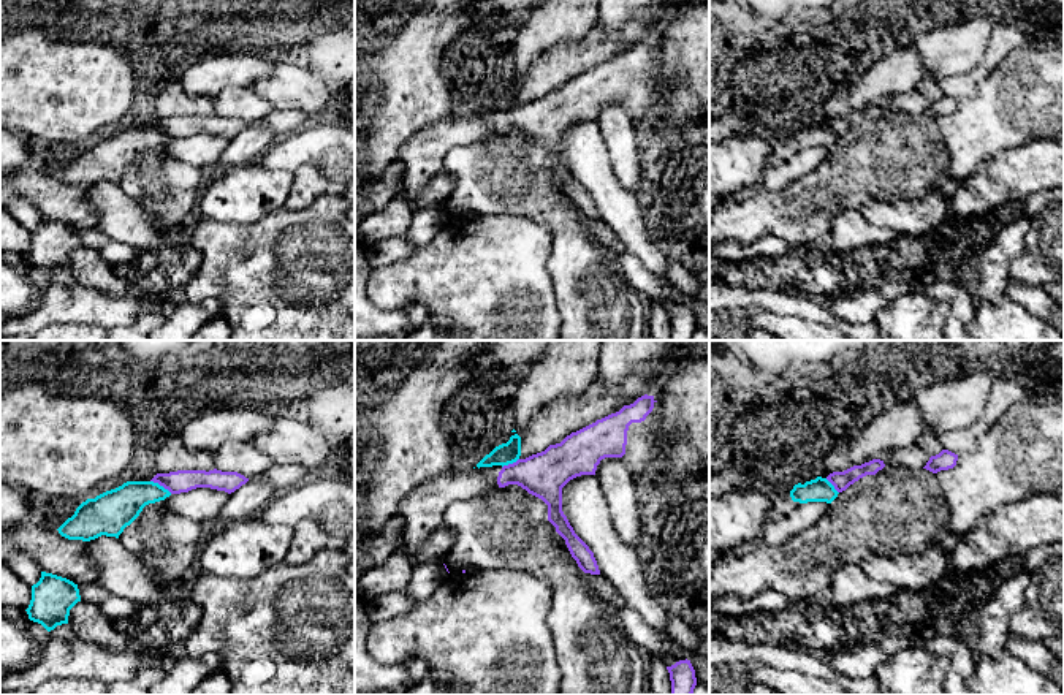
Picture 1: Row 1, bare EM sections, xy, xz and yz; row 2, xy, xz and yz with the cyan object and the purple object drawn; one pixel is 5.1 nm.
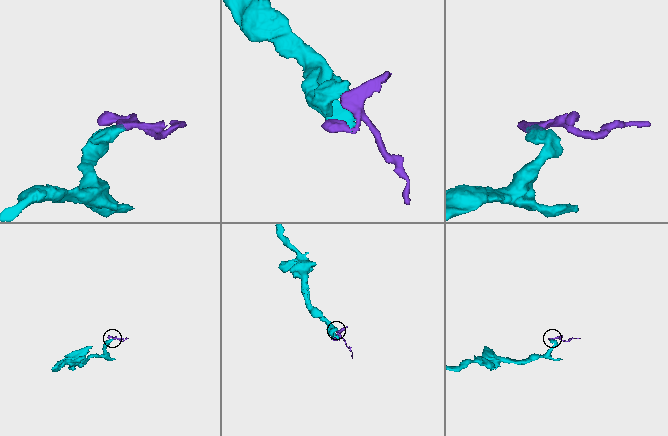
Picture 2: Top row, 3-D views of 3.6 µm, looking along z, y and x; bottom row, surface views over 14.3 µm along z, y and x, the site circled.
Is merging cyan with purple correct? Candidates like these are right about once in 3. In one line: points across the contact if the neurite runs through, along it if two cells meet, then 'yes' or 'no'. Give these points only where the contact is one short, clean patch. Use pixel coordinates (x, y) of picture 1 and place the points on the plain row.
border along xy (151, 125), (171, 138); no

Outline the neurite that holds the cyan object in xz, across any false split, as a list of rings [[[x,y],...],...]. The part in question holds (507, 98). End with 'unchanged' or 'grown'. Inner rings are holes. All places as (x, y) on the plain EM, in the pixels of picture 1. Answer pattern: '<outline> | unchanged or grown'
[[[662,0],[651,13],[633,14],[618,38],[608,36],[597,24],[581,41],[546,51],[532,62],[530,73],[522,84],[518,79],[511,81],[507,89],[486,100],[477,112],[504,112],[560,89],[572,78],[633,49],[646,40],[652,24],[662,25],[679,5],[681,0]]] | grown

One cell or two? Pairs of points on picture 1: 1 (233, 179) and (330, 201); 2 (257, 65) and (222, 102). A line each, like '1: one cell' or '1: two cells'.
1: two cells
2: two cells

